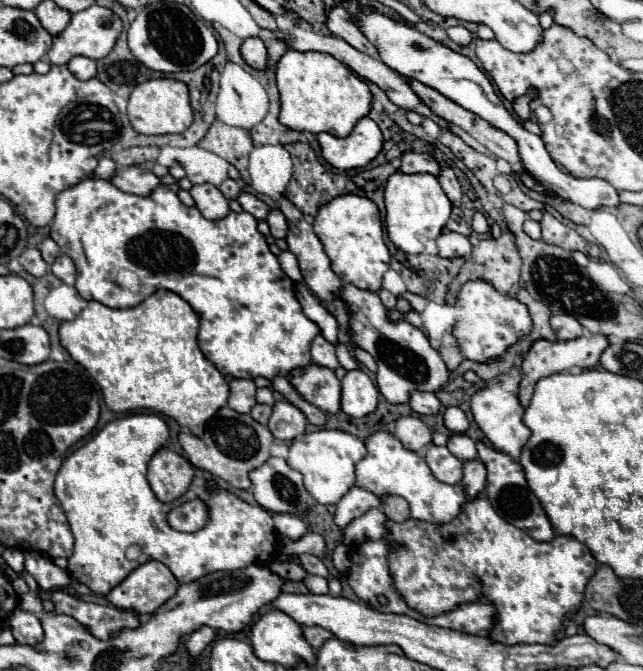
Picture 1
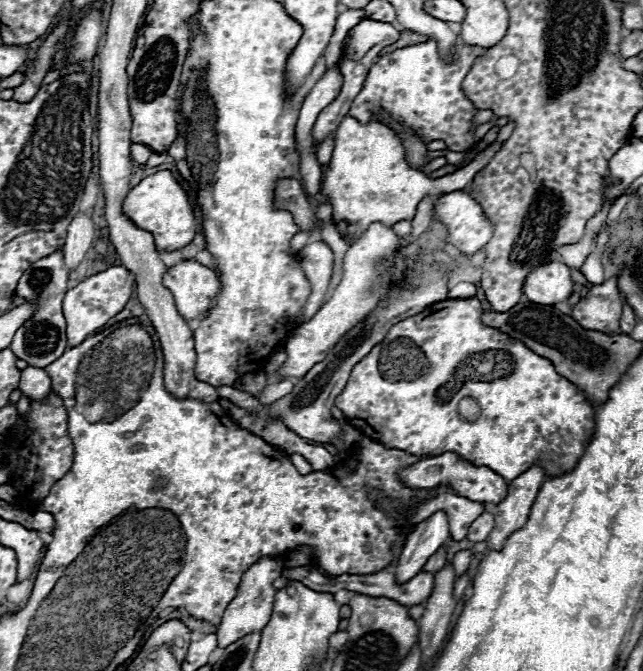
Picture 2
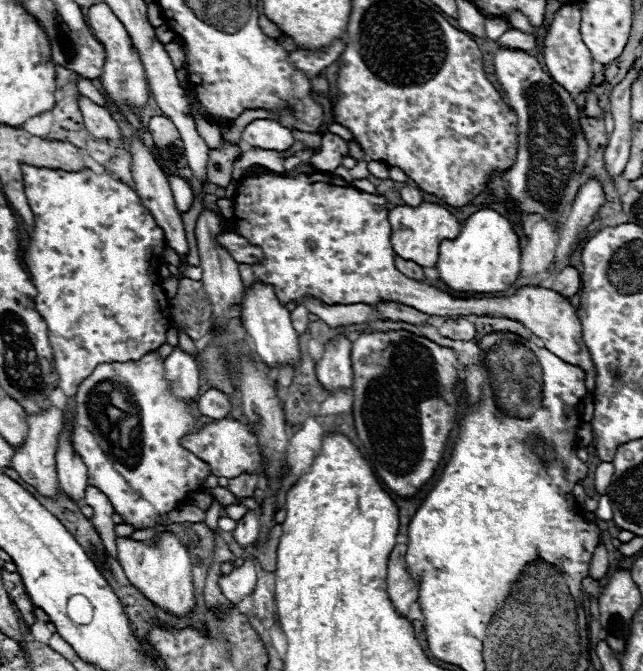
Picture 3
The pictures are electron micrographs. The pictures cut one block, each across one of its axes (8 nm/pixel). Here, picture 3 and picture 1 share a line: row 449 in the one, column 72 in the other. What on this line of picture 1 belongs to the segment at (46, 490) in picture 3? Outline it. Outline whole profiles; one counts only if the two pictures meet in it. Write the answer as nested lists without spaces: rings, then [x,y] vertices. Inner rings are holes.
[[[94,4],[94,6],[90,6],[82,12],[72,14],[72,20],[66,26],[66,30],[62,30],[60,34],[54,36],[54,44],[48,52],[48,58],[50,58],[52,64],[68,64],[72,56],[86,56],[86,58],[92,58],[92,60],[106,58],[110,54],[110,50],[114,48],[120,32],[122,32],[120,16],[110,8]]]

